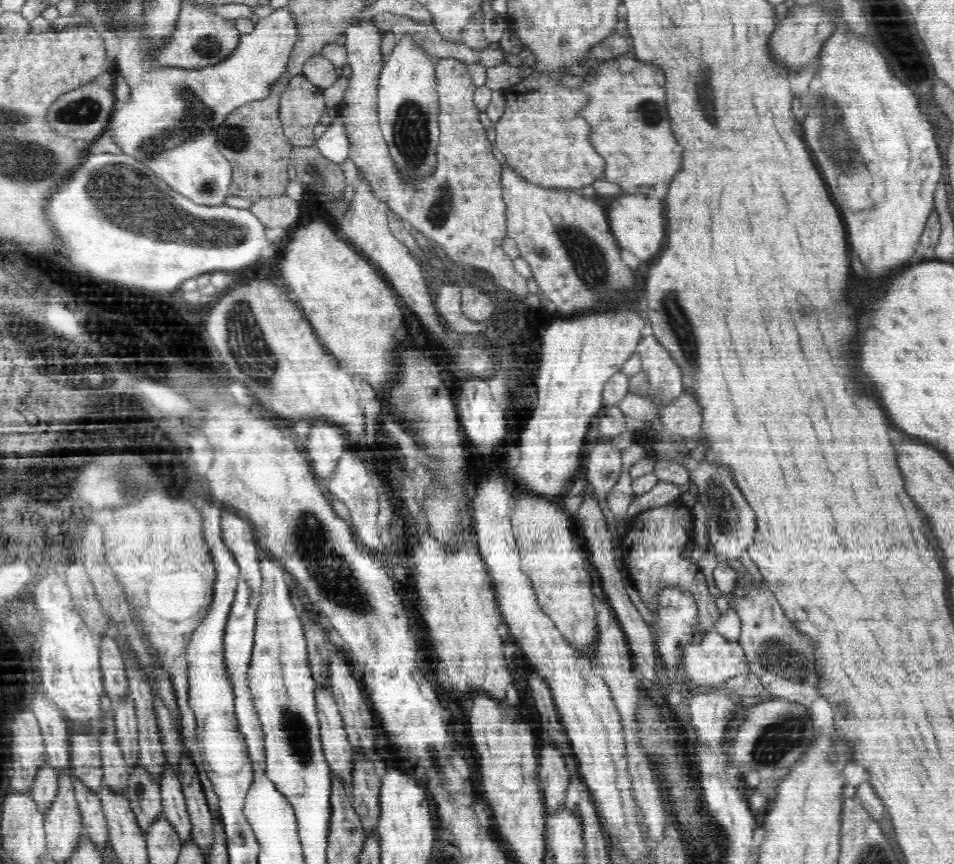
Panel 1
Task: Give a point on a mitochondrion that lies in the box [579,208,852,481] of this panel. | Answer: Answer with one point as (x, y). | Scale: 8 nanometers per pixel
(674, 310)

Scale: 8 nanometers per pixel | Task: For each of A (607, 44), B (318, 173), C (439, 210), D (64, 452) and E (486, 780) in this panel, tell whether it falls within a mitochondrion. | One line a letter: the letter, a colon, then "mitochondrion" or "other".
A: other
B: mitochondrion
C: mitochondrion
D: other
E: other

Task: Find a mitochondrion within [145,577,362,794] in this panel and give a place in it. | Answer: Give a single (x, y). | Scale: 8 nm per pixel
(296, 733)

